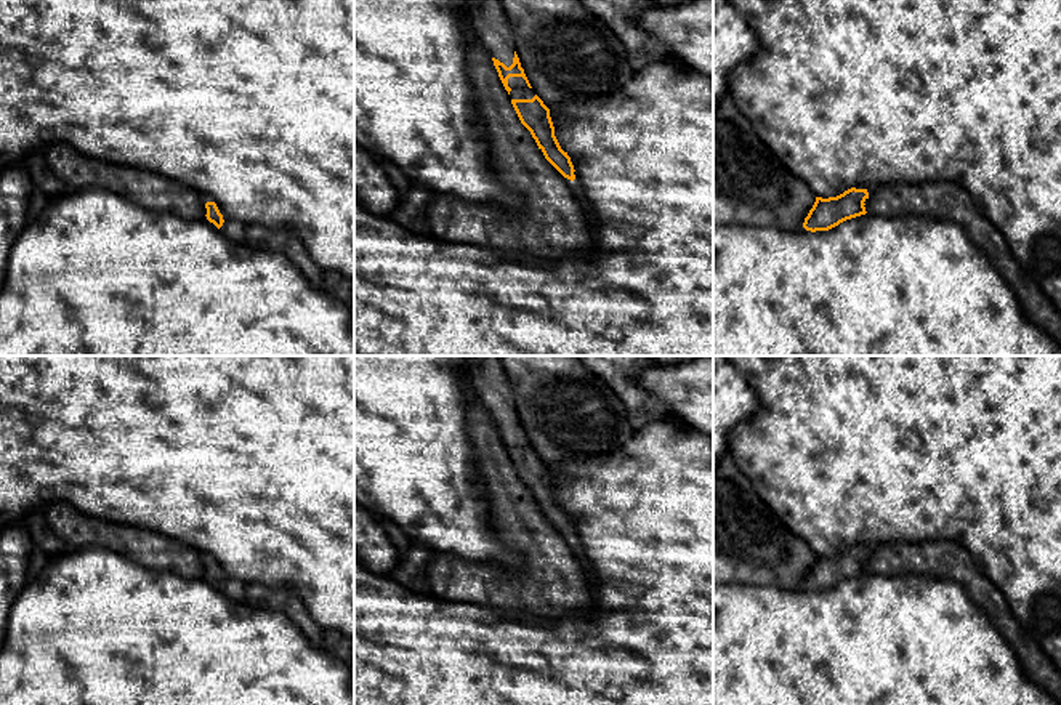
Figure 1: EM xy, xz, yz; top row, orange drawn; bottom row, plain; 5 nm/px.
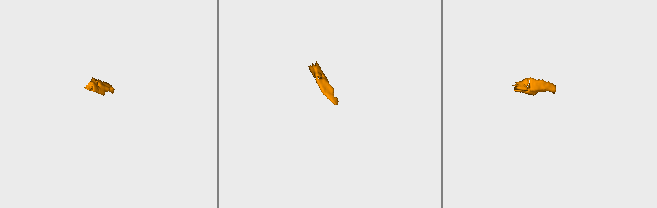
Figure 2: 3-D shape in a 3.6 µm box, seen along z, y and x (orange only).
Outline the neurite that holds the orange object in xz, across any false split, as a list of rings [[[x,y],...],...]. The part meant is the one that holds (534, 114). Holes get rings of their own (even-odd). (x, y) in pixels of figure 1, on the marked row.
[[[478,0],[478,6],[473,13],[473,29],[490,53],[521,123],[530,131],[542,155],[555,167],[580,202],[587,218],[593,218],[593,207],[585,197],[583,186],[574,170],[574,162],[567,152],[561,149],[555,136],[550,109],[534,93],[521,67],[500,0]]]

